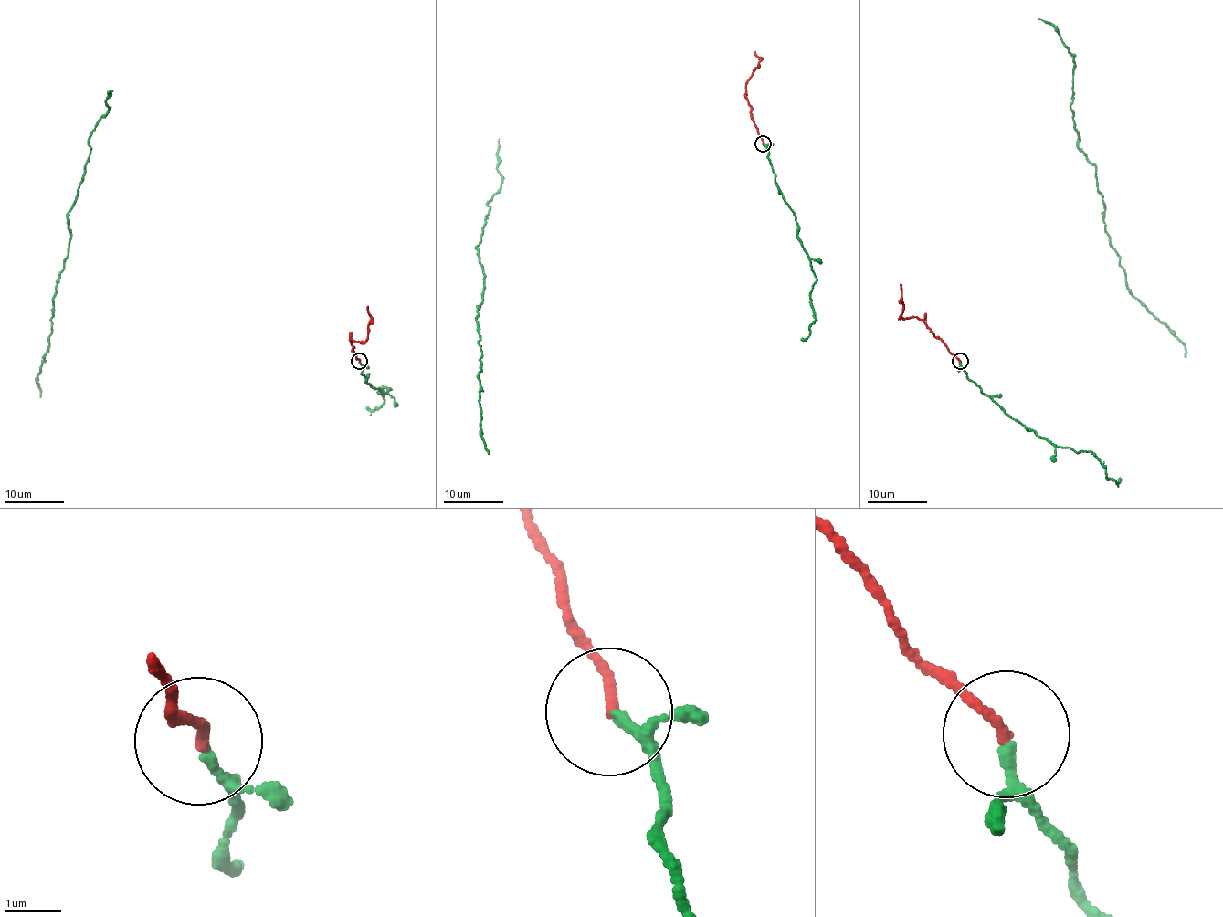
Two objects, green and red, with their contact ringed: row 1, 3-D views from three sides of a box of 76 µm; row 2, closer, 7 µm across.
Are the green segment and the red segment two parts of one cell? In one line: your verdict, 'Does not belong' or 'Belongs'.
Belongs

